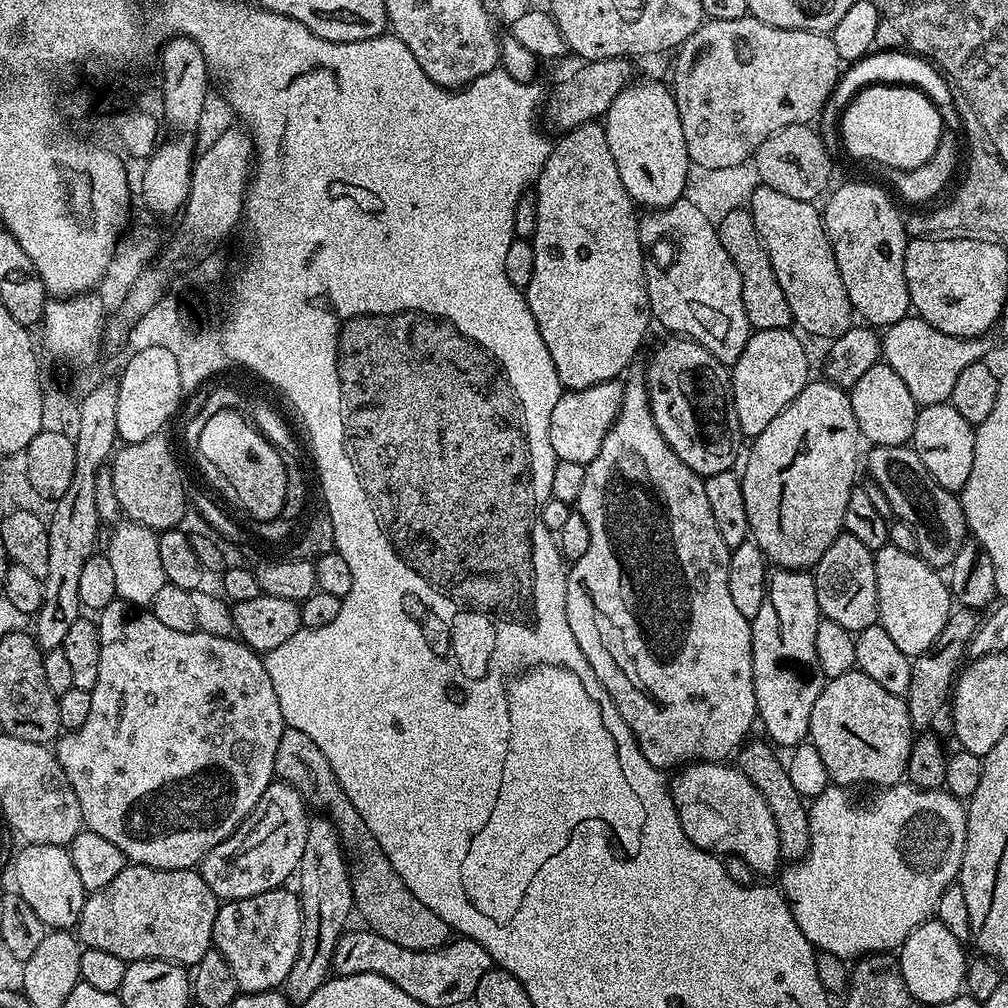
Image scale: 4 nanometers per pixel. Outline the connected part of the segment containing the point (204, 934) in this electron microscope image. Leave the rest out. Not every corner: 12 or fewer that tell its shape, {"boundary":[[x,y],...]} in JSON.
{"boundary":[[129,863],[82,906],[84,948],[194,966],[221,901]]}

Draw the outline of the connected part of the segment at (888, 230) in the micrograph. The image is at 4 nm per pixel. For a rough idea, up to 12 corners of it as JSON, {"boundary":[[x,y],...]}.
{"boundary":[[838,184],[824,229],[853,313],[883,330],[912,308],[910,239],[876,184]]}

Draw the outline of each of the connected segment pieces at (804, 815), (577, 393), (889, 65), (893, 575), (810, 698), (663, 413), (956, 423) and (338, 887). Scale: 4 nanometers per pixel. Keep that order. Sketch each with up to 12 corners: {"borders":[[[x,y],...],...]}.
{"borders":[[[763,739],[739,749],[738,767],[763,794],[781,857],[803,860],[812,841],[806,800]],[[619,379],[561,391],[557,461],[588,465],[616,421]],[[875,51],[855,61],[824,104],[818,130],[832,150],[839,117],[873,84],[919,89],[945,127],[961,127],[954,92],[925,57]],[[914,552],[874,553],[878,622],[915,658],[954,610],[950,584]],[[769,571],[750,622],[756,714],[786,750],[826,683],[811,571]],[[669,335],[648,360],[662,438],[702,478],[742,433],[732,374]],[[951,402],[920,408],[910,447],[959,493],[976,428]],[[309,819],[298,869],[302,942],[282,991],[292,1006],[329,979],[354,916],[334,822]]]}

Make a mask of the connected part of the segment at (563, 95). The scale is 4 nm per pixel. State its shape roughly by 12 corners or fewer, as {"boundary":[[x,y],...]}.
{"boundary":[[628,58],[587,61],[547,93],[554,127],[599,121],[633,83]]}

